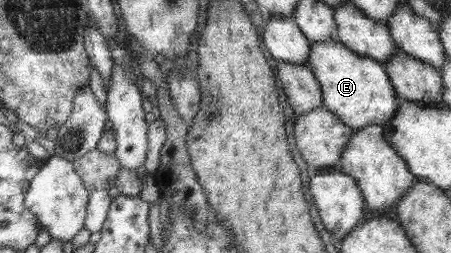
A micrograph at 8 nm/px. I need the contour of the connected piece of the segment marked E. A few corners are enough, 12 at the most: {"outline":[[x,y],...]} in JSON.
{"outline":[[335,37],[310,42],[322,105],[353,131],[399,99],[385,68]]}

